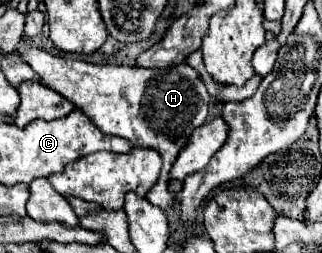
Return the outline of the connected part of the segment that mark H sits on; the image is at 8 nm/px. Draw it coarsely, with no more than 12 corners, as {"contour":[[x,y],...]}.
{"contour":[[16,47],[38,83],[108,135],[162,155],[148,191],[168,209],[168,173],[210,93],[188,63],[94,65]]}

